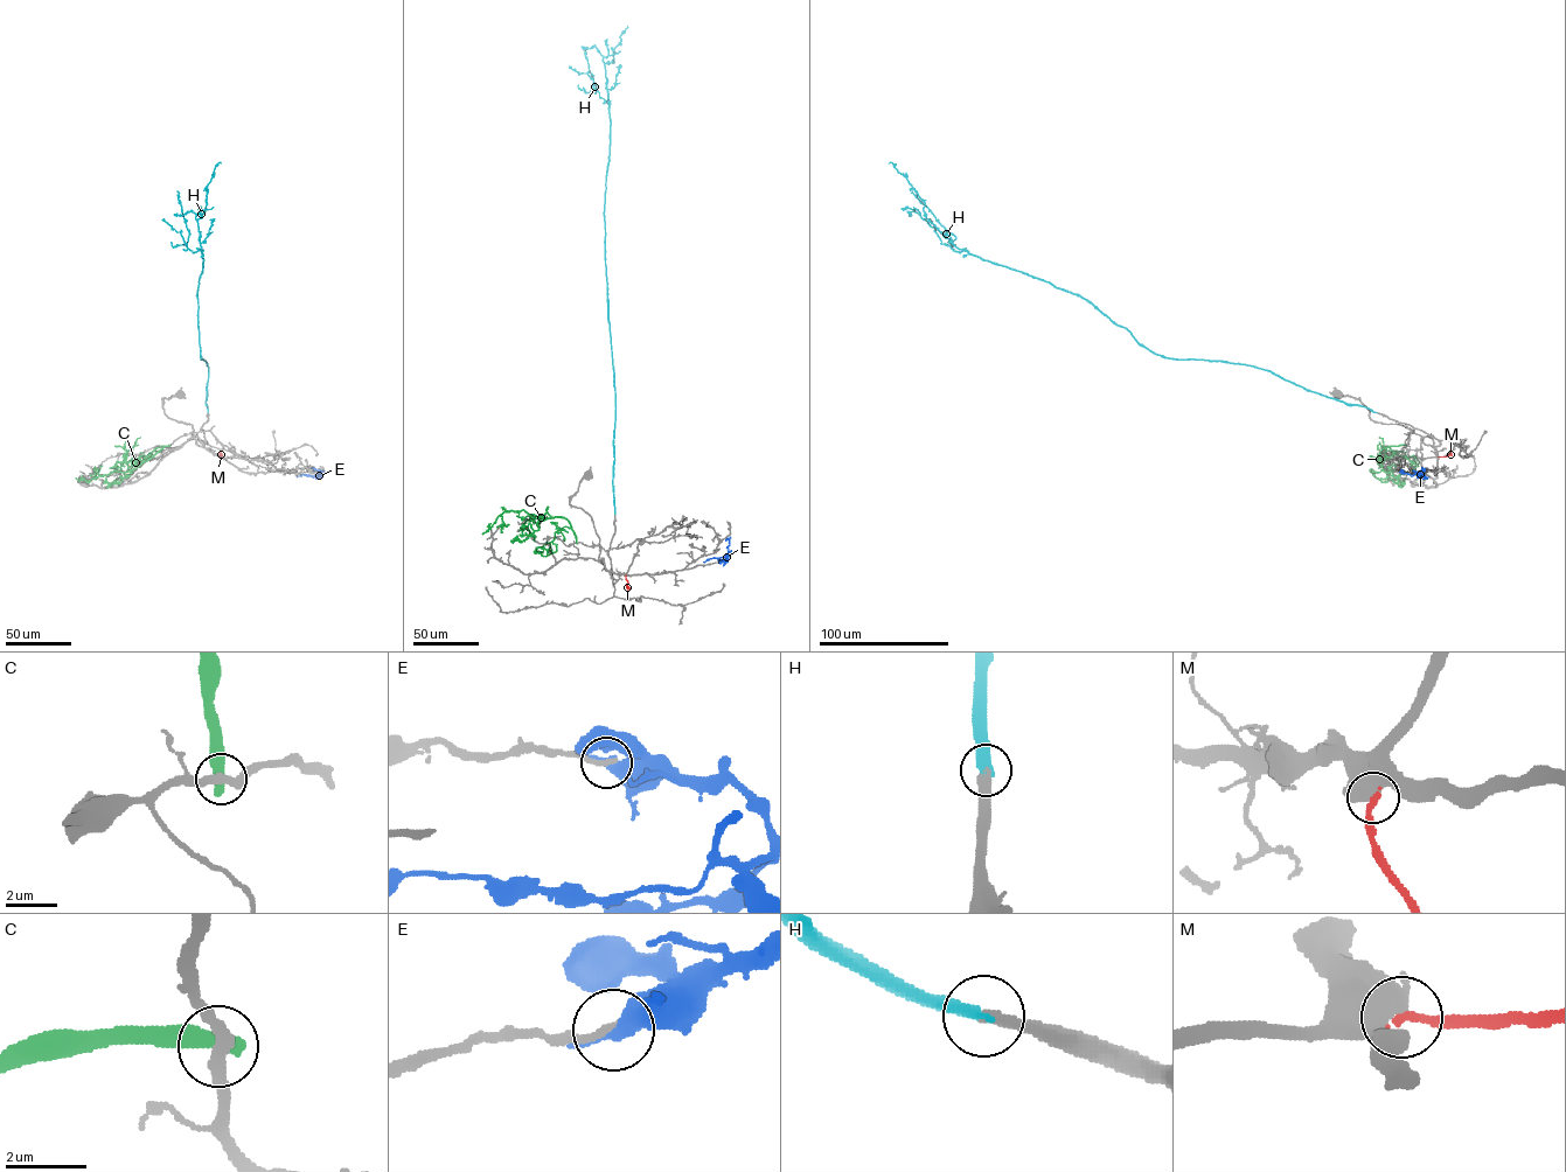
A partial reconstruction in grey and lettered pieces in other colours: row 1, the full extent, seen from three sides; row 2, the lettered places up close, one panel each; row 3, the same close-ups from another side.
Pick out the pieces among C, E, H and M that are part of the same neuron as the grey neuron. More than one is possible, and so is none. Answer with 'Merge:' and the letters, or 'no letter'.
Merge: H

